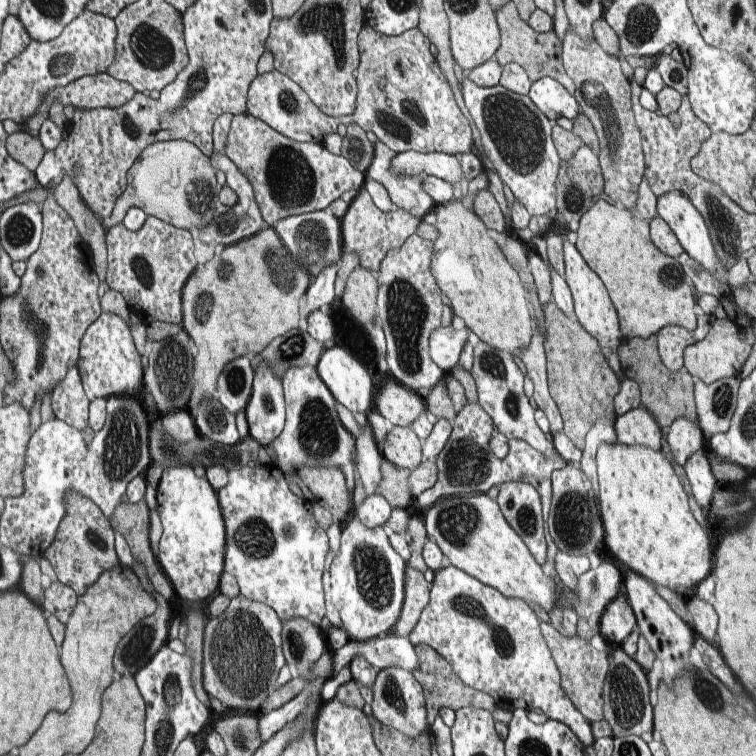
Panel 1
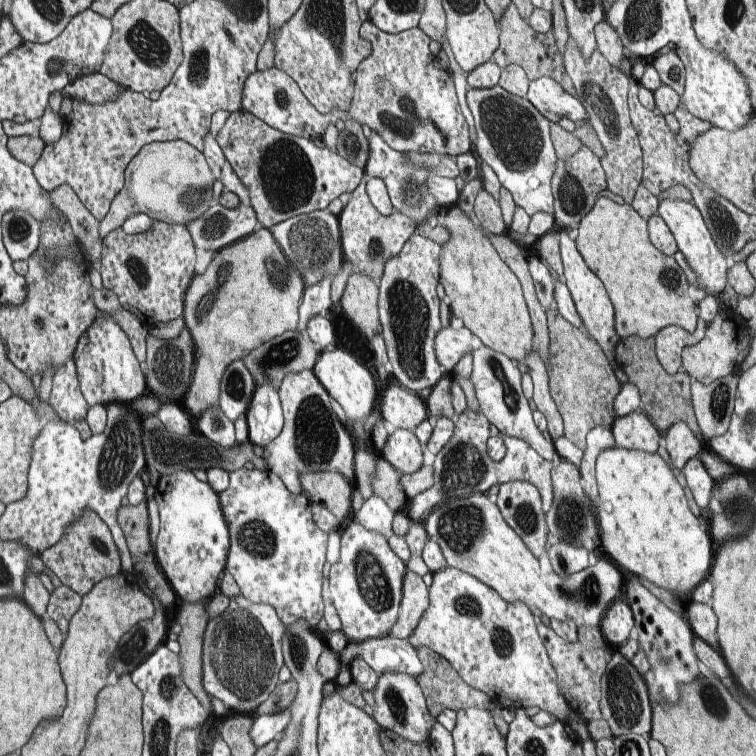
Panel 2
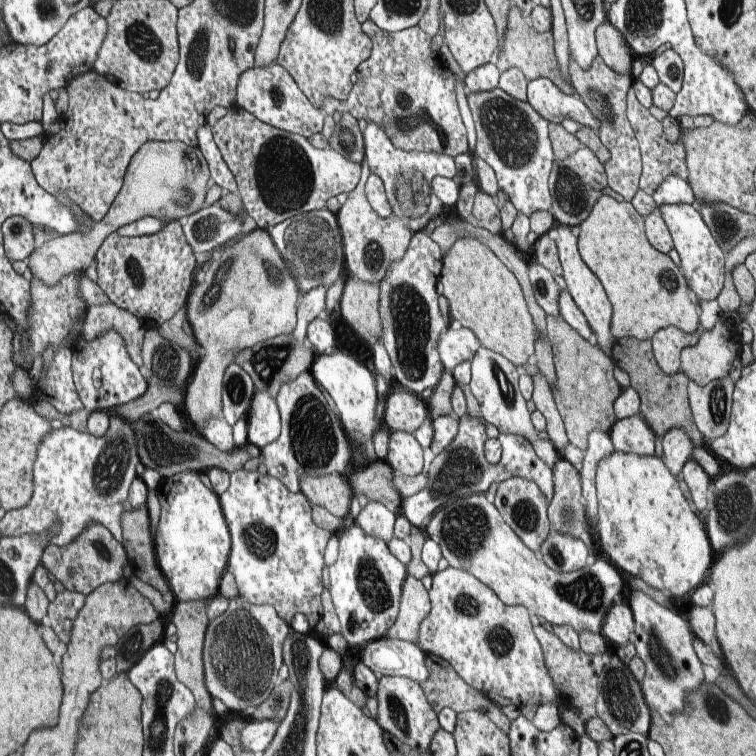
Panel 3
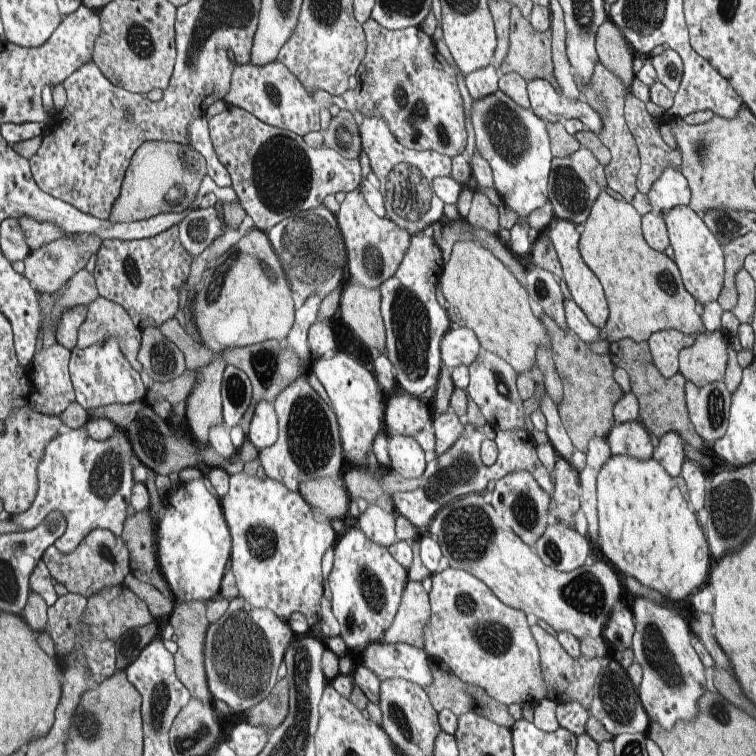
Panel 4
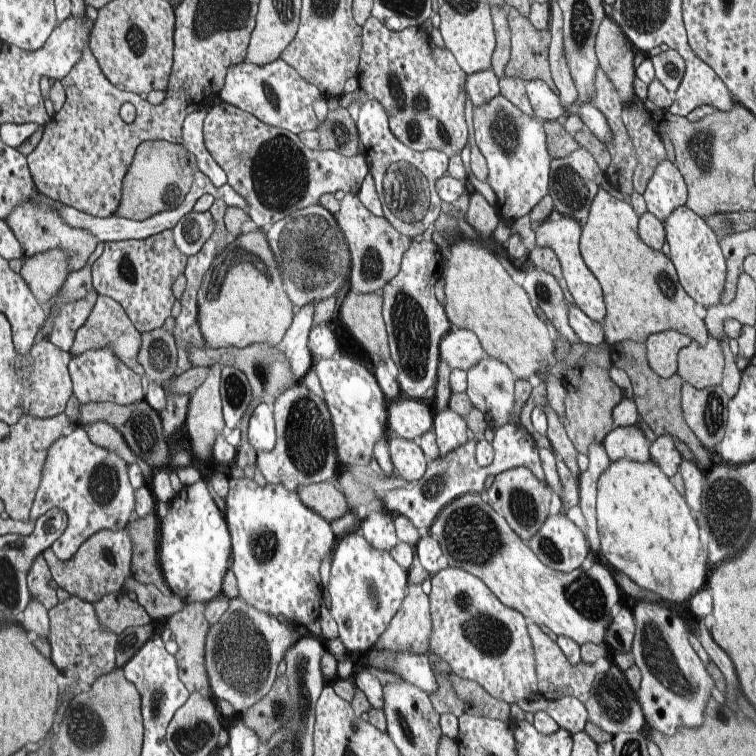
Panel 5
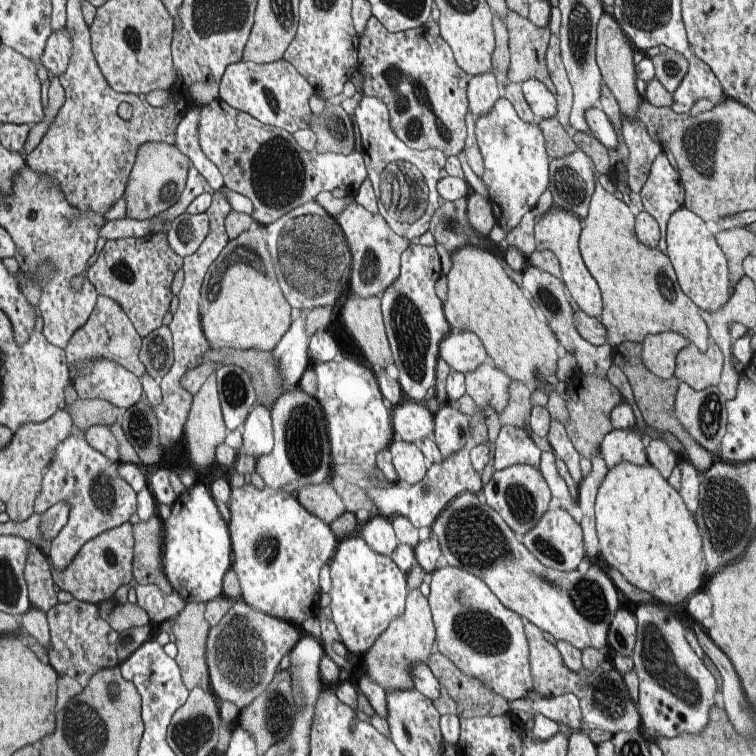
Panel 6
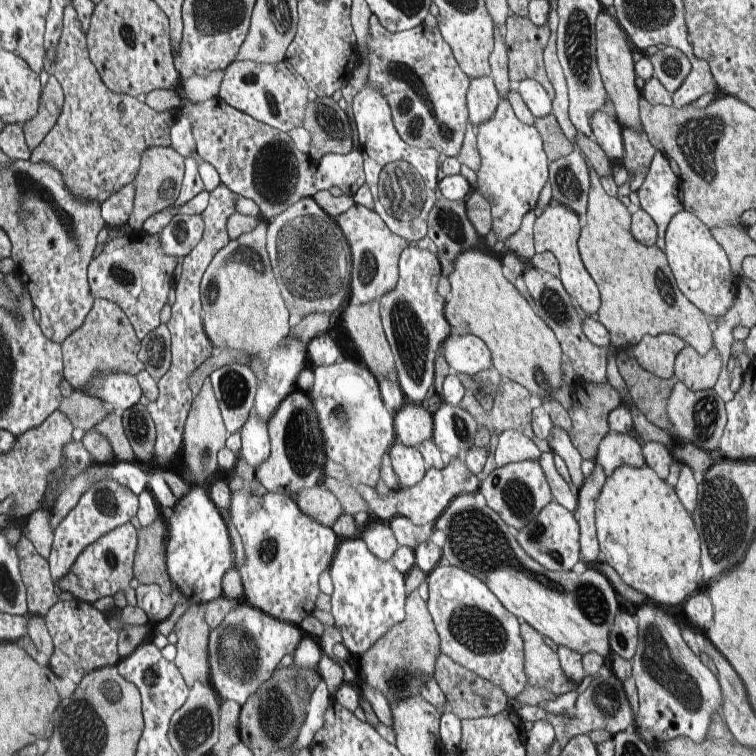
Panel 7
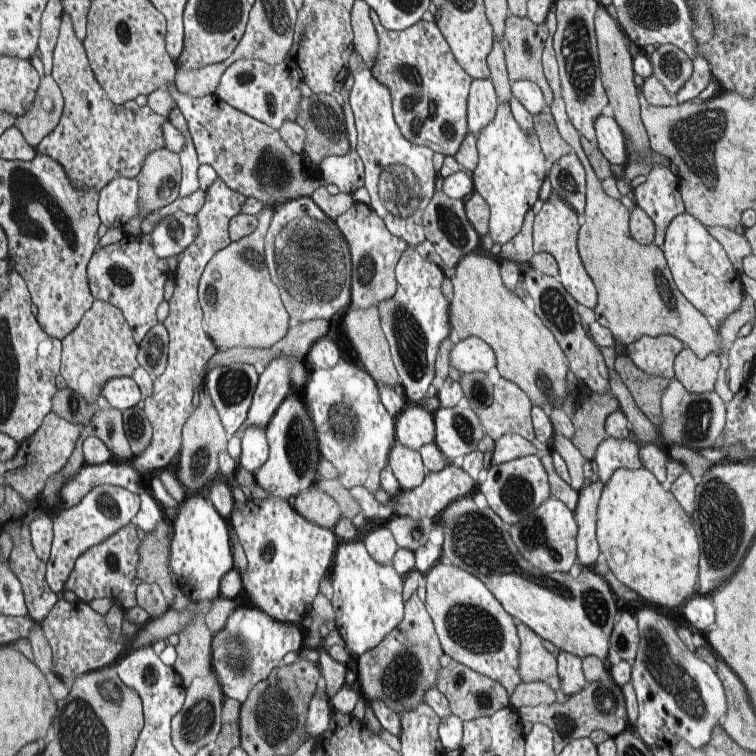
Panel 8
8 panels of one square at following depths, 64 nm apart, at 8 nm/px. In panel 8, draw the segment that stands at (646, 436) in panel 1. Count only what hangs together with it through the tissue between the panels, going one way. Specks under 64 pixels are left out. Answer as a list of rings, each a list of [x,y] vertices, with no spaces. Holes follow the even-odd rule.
[[[607,437],[598,445],[593,459],[596,462],[595,476],[600,478],[604,485],[616,469],[638,470],[642,467],[638,446],[628,438]]]

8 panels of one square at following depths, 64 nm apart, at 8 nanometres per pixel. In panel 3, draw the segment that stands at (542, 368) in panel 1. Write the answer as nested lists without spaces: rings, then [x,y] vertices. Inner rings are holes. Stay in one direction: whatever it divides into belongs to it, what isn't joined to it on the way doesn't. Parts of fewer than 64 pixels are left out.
[[[540,368],[538,369],[538,373],[532,376],[534,389],[531,400],[534,401],[536,408],[542,412],[544,418],[547,420],[546,431],[549,439],[561,455],[569,443],[565,429],[565,421],[557,409],[552,386],[546,380],[546,376],[540,372]]]

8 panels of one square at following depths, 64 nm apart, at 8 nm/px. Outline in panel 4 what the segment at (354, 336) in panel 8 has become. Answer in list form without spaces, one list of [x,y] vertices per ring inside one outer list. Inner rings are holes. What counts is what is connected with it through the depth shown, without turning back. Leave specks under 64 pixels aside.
[[[352,283],[343,287],[341,294],[344,294],[344,322],[370,350],[382,354],[386,350],[386,329],[379,288]]]

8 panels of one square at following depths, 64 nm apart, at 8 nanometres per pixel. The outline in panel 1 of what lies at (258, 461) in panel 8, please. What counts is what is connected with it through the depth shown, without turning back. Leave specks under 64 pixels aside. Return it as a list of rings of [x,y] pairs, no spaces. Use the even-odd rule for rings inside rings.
[[[260,362],[254,370],[254,388],[245,409],[249,435],[265,448],[281,436],[288,420],[282,380]]]

